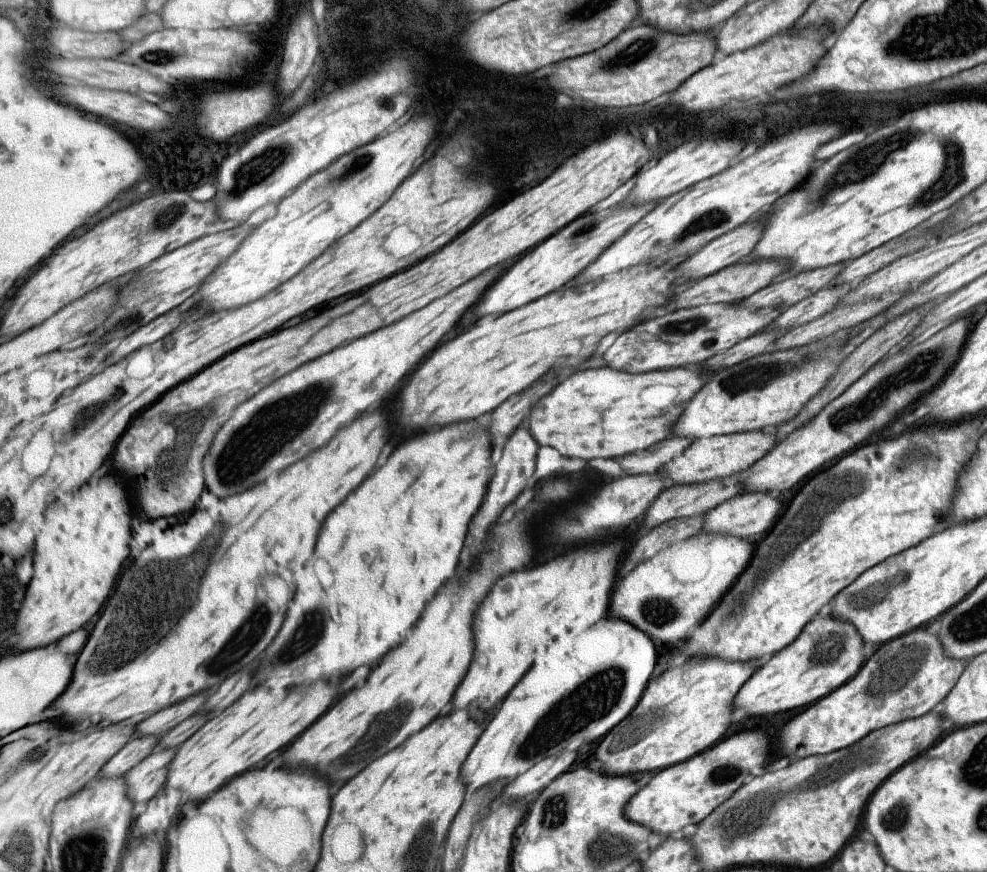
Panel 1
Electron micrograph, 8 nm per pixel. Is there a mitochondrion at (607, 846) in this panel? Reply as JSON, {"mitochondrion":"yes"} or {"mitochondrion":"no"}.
{"mitochondrion":"yes"}

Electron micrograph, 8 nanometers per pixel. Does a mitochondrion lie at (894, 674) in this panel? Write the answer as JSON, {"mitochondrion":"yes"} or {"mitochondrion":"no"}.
{"mitochondrion":"yes"}

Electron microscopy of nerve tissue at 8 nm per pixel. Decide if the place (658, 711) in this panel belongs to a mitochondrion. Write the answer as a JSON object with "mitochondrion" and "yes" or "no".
{"mitochondrion":"yes"}

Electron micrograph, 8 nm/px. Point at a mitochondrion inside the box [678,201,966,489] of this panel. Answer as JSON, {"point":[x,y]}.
{"point":[921,365]}

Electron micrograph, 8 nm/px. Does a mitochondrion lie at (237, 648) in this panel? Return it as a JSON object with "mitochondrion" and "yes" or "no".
{"mitochondrion":"yes"}

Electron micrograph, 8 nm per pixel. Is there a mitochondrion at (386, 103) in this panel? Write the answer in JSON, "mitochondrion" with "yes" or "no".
{"mitochondrion":"no"}

